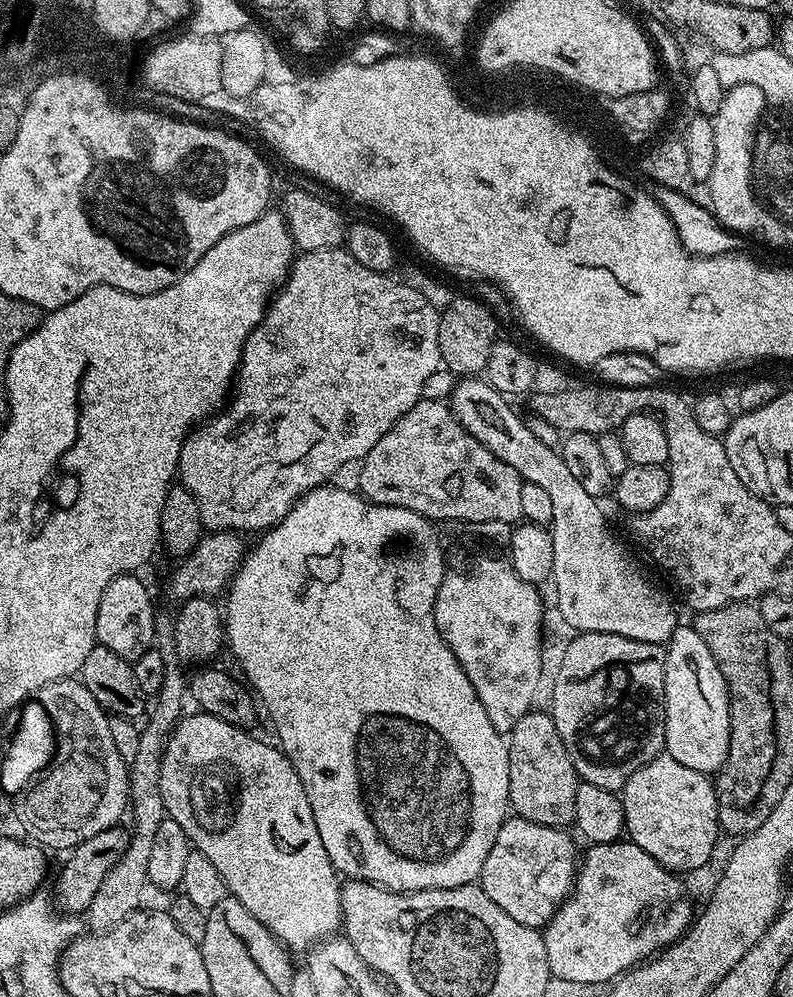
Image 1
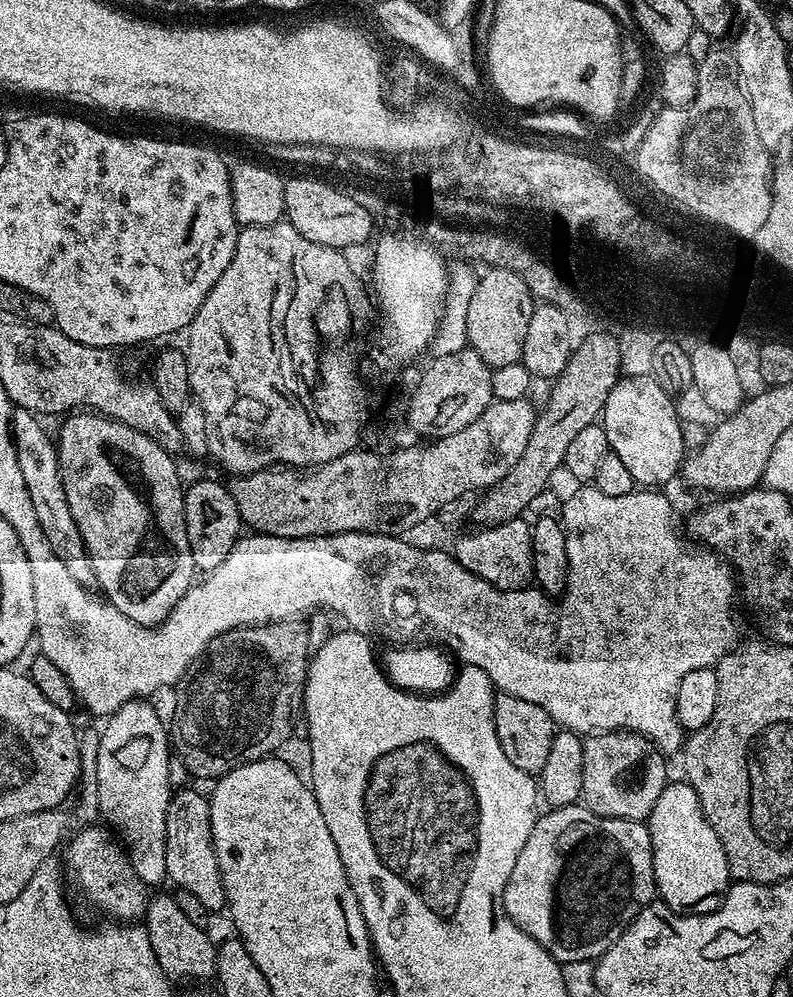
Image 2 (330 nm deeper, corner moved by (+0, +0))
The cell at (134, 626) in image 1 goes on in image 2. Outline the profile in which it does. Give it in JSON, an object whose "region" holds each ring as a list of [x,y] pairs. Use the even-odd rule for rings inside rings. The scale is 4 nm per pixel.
{"region":[[[16,408],[12,413],[12,441],[18,458],[18,467],[22,470],[22,479],[26,482],[26,490],[30,490],[30,502],[34,502],[34,511],[38,514],[38,522],[42,526],[42,534],[46,534],[46,542],[50,542],[50,550],[62,558],[66,570],[78,582],[85,586],[96,584],[96,575],[84,548],[82,534],[74,522],[74,514],[70,514],[70,506],[66,502],[66,490],[60,477],[60,459],[56,453],[57,441],[48,437],[43,428],[41,417],[25,408]]]}

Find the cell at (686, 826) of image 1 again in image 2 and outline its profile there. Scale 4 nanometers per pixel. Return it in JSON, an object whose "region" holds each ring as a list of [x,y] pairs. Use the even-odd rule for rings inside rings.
{"region":[[[686,782],[665,784],[646,821],[652,847],[652,865],[659,899],[682,916],[710,914],[730,887],[726,850],[706,822],[696,791]]]}

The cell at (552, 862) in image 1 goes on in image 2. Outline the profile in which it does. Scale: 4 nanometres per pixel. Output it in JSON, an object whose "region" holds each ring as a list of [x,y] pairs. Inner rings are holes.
{"region":[[[583,803],[552,808],[536,821],[504,891],[506,914],[534,942],[544,947],[553,958],[566,962],[595,961],[628,929],[628,923],[653,903],[657,895],[652,847],[648,826],[642,820],[623,820],[599,816]]]}

